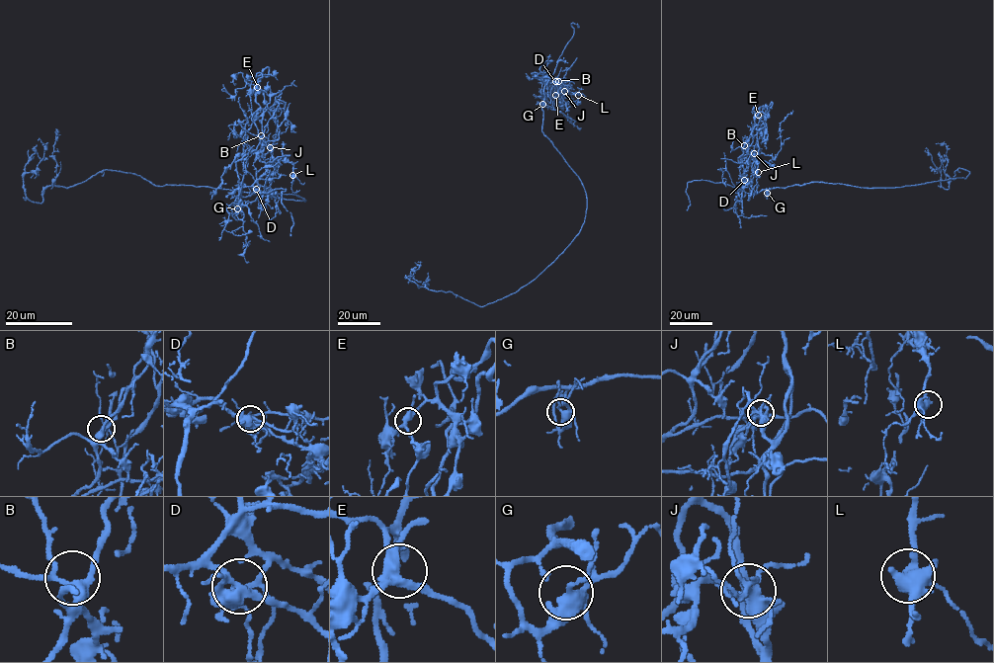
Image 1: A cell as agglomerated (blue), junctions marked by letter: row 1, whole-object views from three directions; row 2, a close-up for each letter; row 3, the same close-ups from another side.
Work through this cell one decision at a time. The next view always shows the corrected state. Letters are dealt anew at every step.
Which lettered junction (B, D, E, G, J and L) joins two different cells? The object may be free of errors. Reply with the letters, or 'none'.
D

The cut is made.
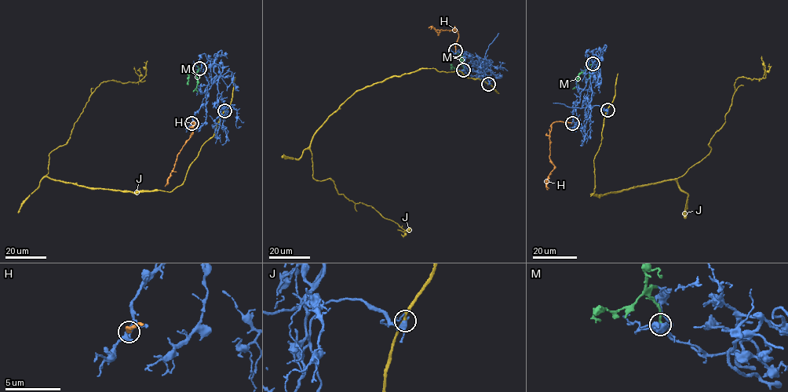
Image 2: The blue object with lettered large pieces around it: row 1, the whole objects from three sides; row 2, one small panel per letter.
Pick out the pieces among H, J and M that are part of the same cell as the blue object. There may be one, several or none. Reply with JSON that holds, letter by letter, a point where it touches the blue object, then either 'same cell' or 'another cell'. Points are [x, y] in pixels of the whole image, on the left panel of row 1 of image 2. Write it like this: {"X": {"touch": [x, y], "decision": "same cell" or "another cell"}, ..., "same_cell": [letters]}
{"H": {"touch": [191, 123], "decision": "another cell"}, "J": {"touch": [224, 110], "decision": "another cell"}, "M": {"touch": [199, 68], "decision": "same cell"}, "same_cell": ["M"]}

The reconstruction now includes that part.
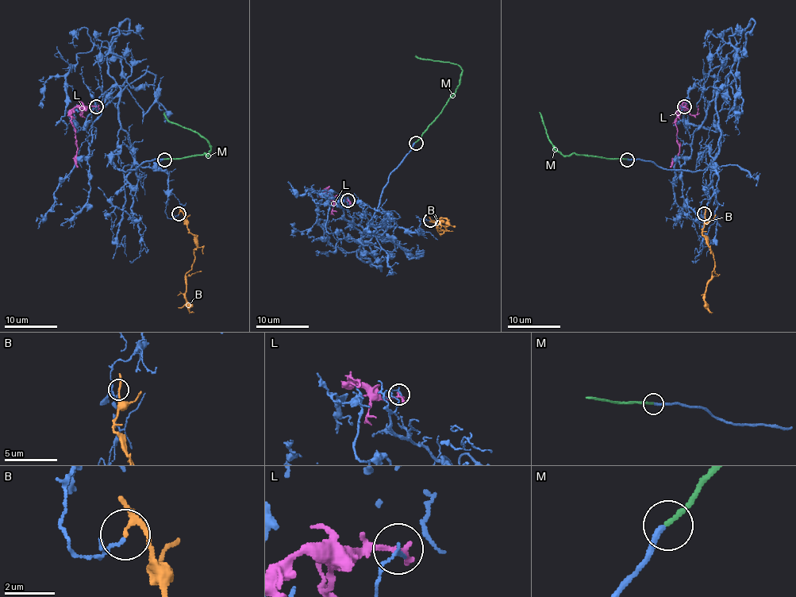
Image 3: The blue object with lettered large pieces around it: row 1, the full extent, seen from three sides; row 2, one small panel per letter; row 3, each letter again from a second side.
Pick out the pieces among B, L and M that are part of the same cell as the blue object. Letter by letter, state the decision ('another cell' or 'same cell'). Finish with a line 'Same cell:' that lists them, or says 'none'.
B: another cell
L: another cell
M: same cell
Same cell: M

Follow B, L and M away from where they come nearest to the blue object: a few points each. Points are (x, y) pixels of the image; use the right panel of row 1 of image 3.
B: (705, 214), (702, 234), (714, 256), (714, 271), (705, 294), (705, 304), (713, 312)
L: (683, 106), (686, 106), (681, 106), (675, 126), (679, 153), (670, 167)
M: (626, 159), (574, 154), (564, 155), (548, 138), (539, 112)

